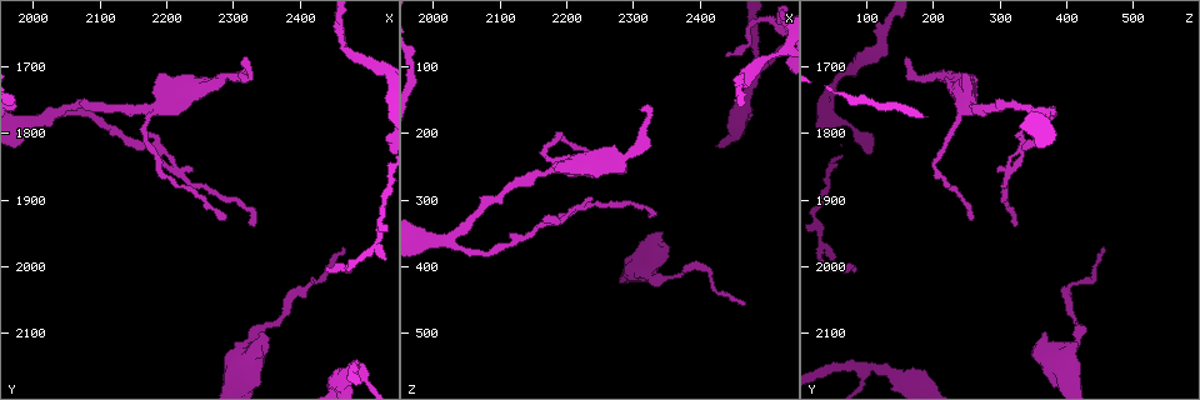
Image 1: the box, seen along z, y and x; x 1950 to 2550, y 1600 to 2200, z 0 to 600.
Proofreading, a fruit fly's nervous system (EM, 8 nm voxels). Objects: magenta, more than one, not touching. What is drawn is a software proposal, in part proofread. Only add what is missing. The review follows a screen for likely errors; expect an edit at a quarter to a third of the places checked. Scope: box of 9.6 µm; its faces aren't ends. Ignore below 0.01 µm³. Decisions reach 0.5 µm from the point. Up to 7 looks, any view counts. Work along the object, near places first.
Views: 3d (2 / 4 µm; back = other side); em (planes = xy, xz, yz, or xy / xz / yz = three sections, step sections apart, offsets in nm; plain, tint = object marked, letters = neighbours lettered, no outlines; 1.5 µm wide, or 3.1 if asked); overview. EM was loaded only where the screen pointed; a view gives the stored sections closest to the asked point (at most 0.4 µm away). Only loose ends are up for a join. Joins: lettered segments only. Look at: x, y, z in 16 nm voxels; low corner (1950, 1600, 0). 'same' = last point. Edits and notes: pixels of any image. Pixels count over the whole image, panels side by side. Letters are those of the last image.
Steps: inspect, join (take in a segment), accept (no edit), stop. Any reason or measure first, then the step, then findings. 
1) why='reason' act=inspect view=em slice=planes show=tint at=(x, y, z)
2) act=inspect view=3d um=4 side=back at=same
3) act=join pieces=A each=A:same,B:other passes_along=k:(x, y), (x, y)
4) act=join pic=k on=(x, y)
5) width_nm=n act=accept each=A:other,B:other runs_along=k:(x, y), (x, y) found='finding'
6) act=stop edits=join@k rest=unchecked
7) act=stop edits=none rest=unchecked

why='free end' act=inspect view=em slice=xz step=8 show=tint at=(2325, 1940, 325)

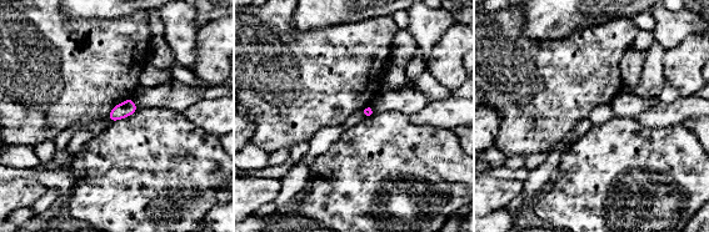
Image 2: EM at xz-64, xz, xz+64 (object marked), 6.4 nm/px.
act=inspect view=em slice=planes show=letters at=same

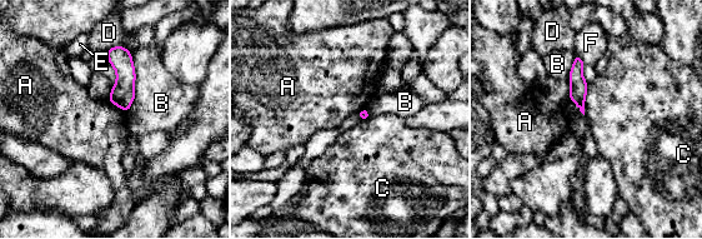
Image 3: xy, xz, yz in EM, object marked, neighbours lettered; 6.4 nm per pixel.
longest_contact=B:400nm act=accept each=A:other,B:other,C:other,D:other,E:other,F:other found='none of them fits'

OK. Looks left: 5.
why='free end' act=inspect view=em slice=planes show=plain at=(2470, 1980, 455)

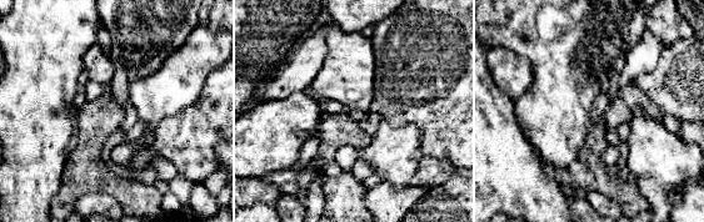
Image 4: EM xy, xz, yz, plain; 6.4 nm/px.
act=inspect view=em slice=planes show=letters at=same

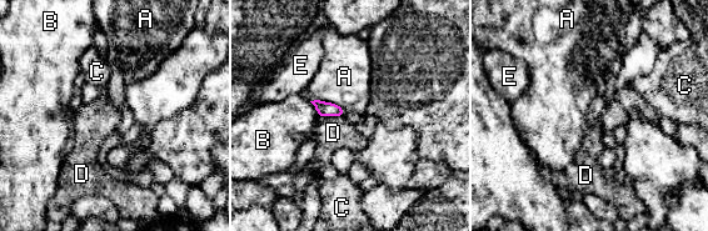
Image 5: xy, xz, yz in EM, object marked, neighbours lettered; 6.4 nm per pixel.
act=accept each=A:other,B:other,C:other,D:other,E:other border=5:(322, 100), (334, 103), (345, 110) found='no lettered segment goes on from it'

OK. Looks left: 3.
why='thick end' act=inspect view=em slice=planes show=letters at=(2340, 2135, 345)

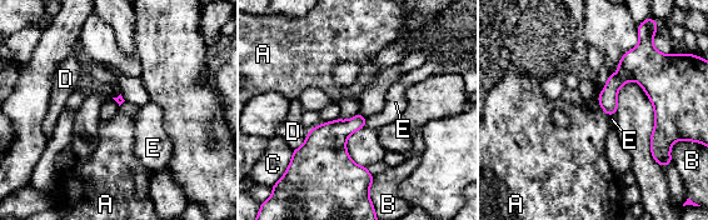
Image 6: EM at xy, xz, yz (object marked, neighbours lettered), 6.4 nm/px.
act=accept each=A:other,B:other,C:other,D:other,E:other border=6:(602, 111), (607, 114) found='no lettered segment goes on from it'

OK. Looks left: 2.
act=stop edits=none rest=unchecked

